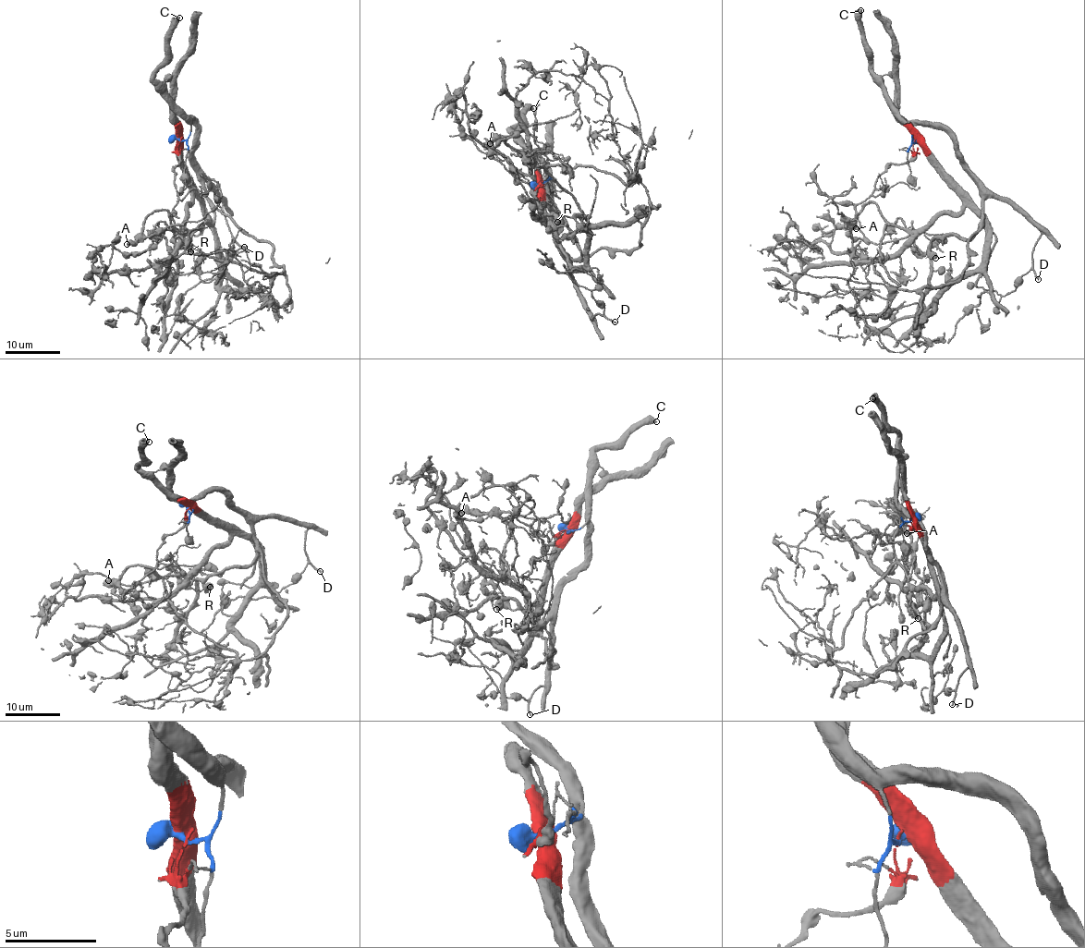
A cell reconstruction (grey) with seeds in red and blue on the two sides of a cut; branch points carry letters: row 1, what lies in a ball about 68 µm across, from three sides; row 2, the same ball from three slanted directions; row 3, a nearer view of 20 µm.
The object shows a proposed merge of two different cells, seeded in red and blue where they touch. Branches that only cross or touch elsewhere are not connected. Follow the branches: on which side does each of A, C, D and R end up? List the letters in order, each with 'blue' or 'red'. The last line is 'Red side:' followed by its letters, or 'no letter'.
A: red
C: blue
D: blue
R: blue
Red side: A

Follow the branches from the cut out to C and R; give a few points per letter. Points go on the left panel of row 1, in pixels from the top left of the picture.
C: (177, 139), (185, 139), (188, 136), (190, 119), (162, 89), (154, 69), (164, 58), (167, 30), (180, 18)
R: (177, 139), (188, 136), (189, 119), (195, 126), (193, 162), (213, 213), (212, 224), (190, 237), (190, 251)

